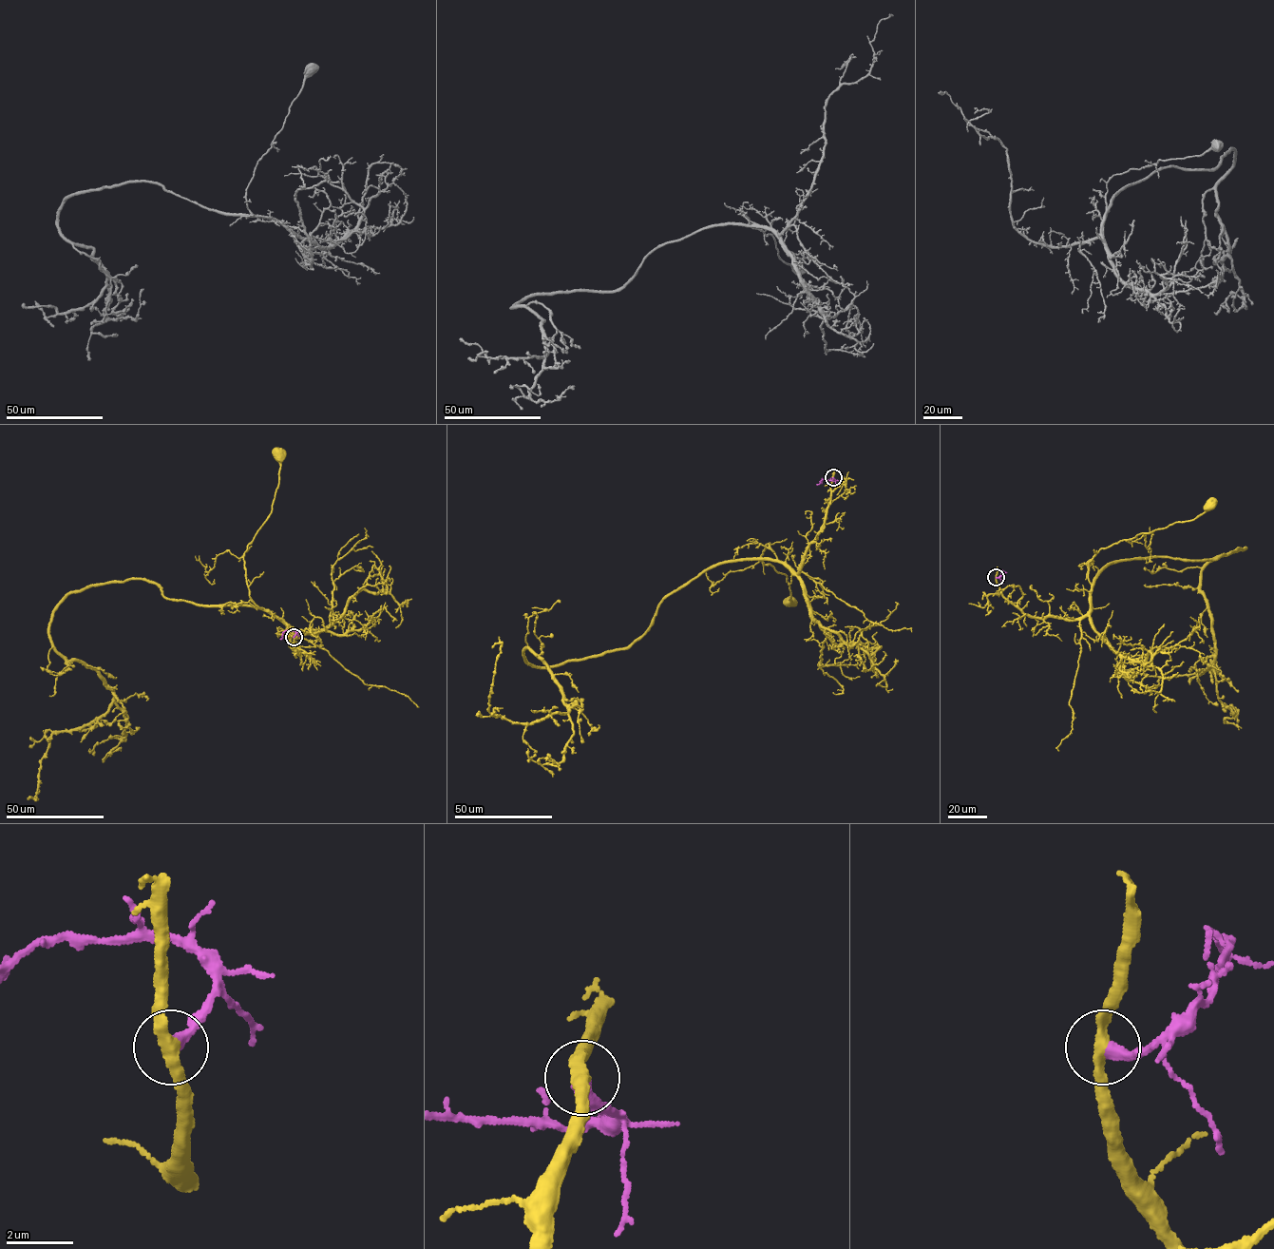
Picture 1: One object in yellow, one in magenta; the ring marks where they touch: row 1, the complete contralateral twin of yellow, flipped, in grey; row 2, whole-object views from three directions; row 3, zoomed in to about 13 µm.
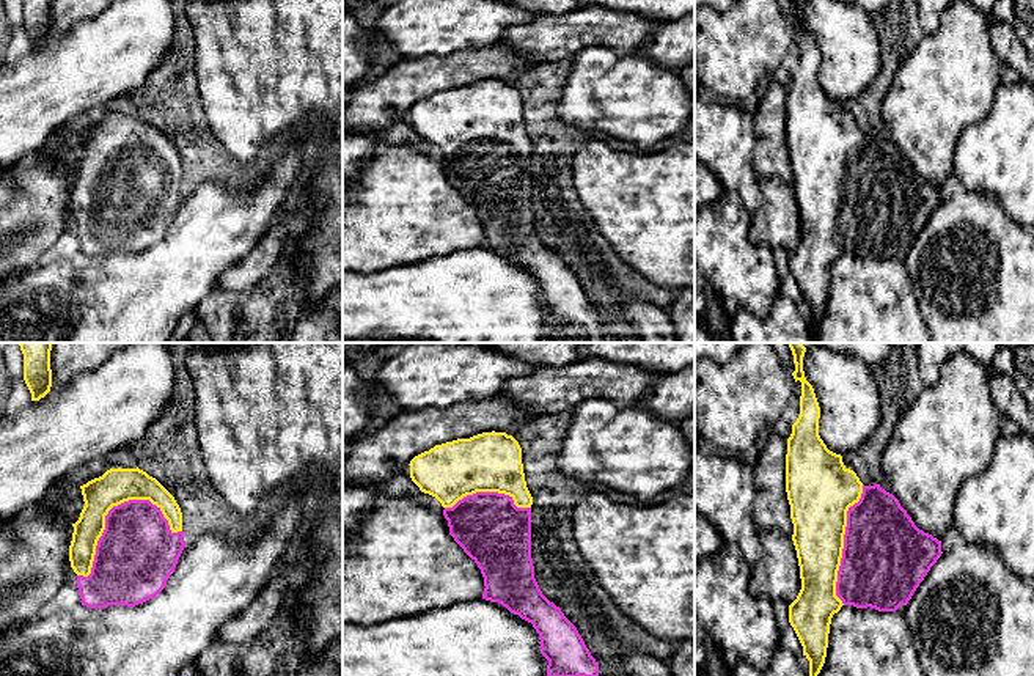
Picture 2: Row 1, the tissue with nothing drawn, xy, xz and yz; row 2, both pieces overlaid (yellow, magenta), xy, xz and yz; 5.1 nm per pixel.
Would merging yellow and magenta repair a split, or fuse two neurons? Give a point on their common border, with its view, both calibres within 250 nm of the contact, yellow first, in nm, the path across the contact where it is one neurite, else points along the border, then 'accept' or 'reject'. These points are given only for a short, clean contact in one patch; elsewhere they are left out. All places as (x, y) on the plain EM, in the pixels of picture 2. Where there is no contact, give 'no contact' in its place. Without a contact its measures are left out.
xy (112, 154) | 180/380 nm | accept

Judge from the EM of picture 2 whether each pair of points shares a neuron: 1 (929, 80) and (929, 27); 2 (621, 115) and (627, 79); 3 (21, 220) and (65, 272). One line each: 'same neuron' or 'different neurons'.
1: different neurons
2: same neuron
3: different neurons

